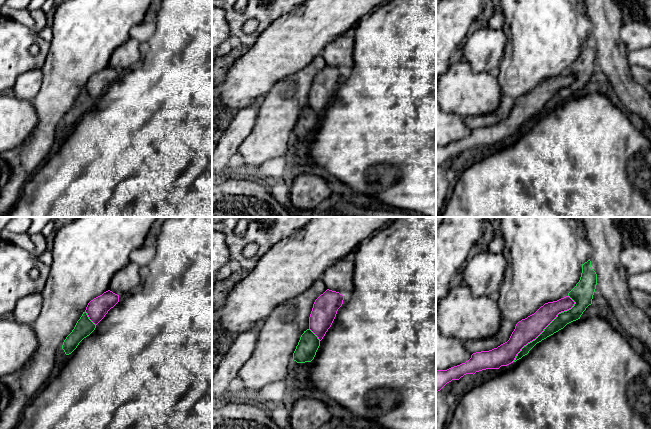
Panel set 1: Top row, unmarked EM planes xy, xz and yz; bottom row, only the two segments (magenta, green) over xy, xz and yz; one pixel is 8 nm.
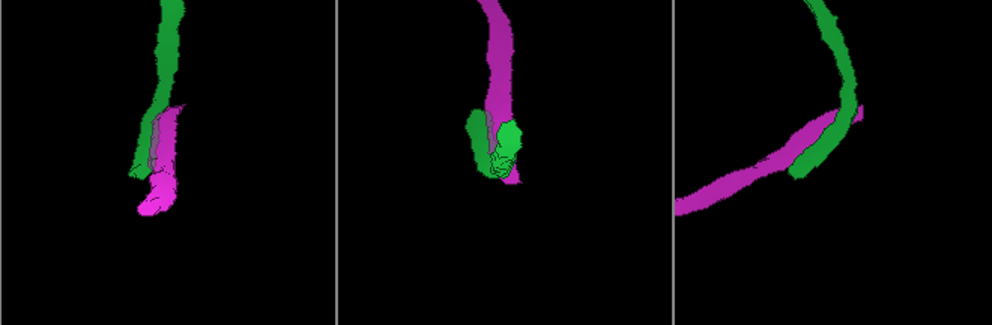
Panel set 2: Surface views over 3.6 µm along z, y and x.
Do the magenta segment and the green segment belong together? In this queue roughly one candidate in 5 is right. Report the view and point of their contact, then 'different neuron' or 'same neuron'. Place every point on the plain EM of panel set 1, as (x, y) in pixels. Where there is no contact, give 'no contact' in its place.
contact yz (546, 102); different neuron

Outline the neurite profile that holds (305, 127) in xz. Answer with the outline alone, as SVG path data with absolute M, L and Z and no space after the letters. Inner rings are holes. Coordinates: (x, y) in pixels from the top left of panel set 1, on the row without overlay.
M307 105L300 113L293 129L293 136L297 139L311 138L319 122L320 116L318 113L310 105Z

